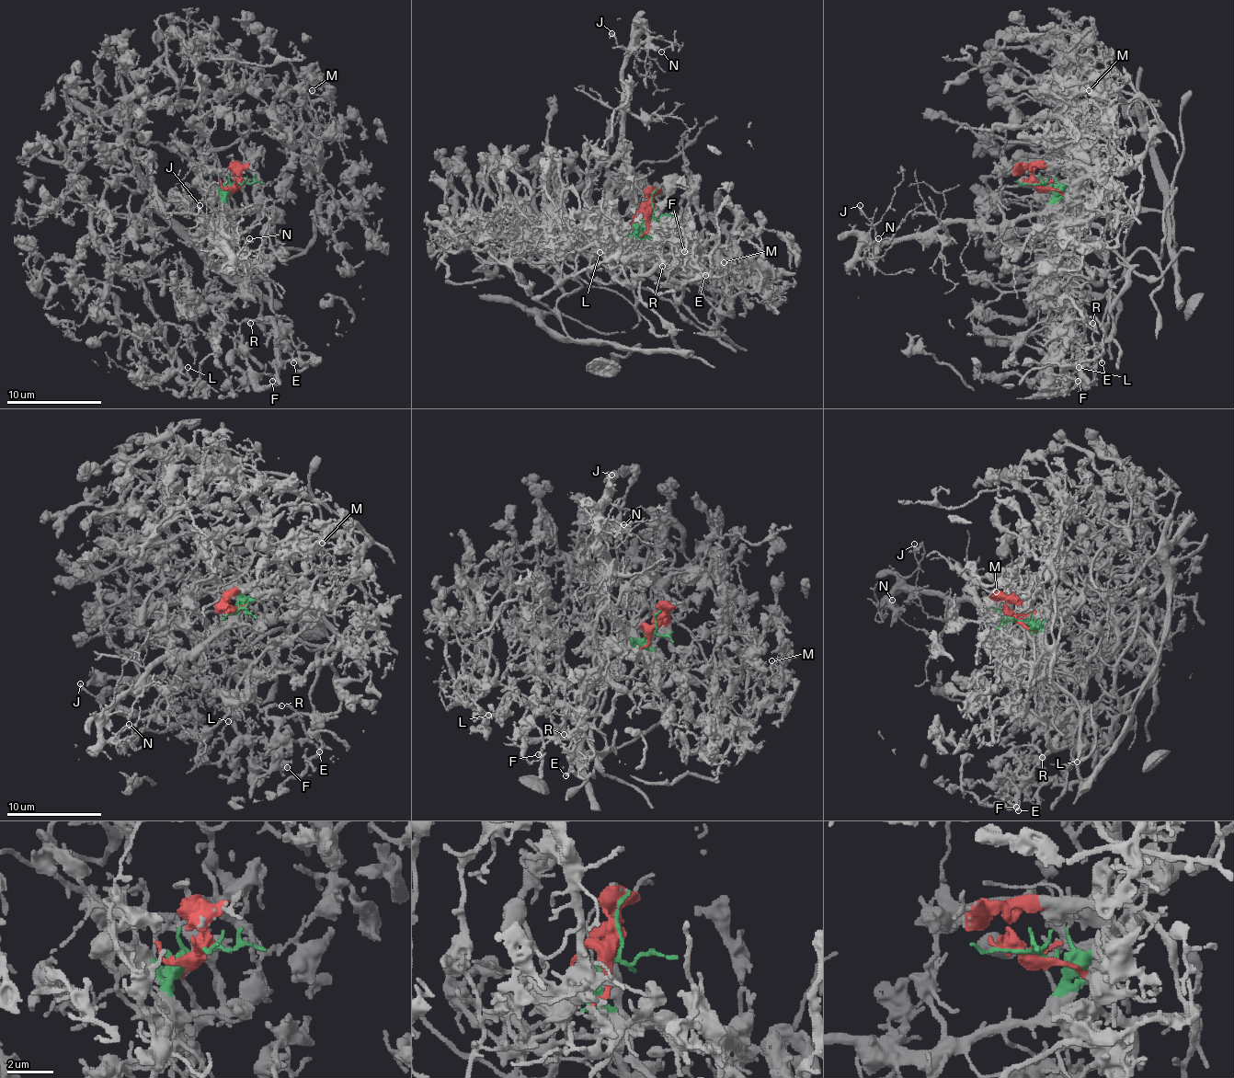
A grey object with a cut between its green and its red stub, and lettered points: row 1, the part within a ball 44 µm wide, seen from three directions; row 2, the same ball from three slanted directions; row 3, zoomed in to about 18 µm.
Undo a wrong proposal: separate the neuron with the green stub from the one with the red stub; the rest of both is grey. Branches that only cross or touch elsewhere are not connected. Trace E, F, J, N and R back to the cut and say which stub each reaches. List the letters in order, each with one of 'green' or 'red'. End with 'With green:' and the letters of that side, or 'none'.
E: red
F: red
J: green
N: green
R: red
With green: J, N

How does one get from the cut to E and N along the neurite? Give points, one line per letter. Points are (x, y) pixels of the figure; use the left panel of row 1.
E: (239, 183), (244, 164), (282, 214), (215, 324), (234, 338), (272, 321), (294, 361)
N: (239, 183), (227, 192), (225, 214), (215, 226), (213, 221), (211, 238), (230, 257), (236, 255), (248, 238)

